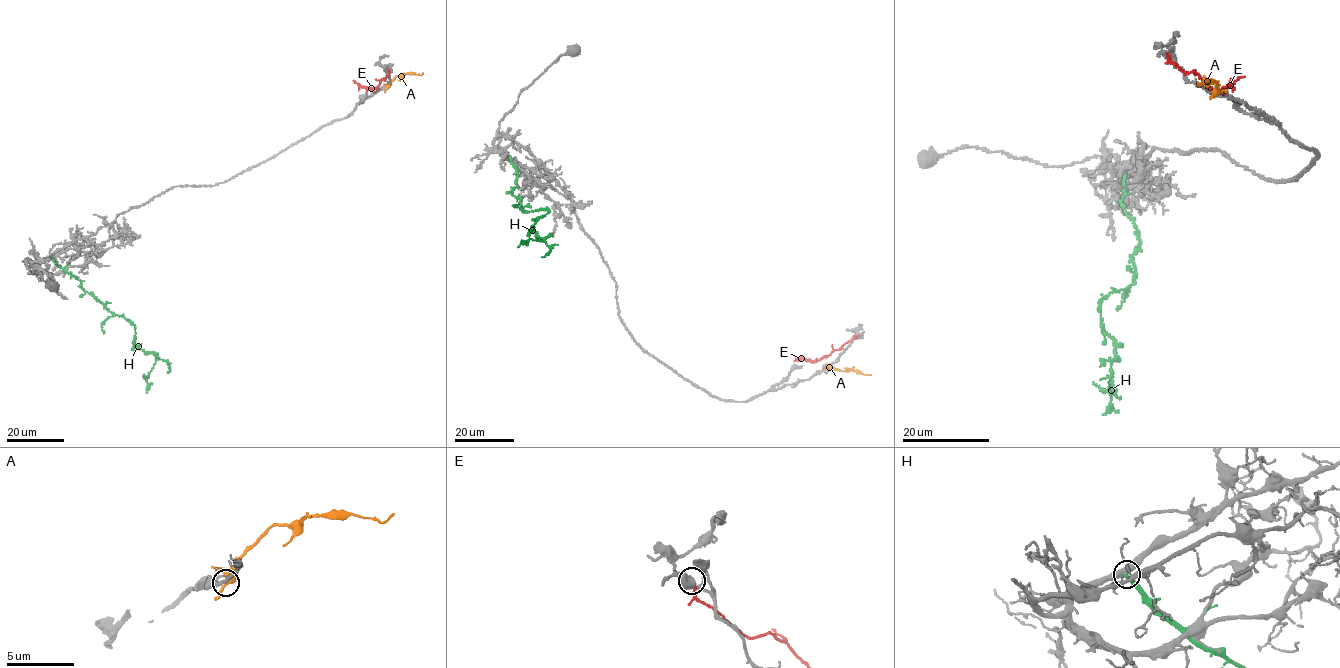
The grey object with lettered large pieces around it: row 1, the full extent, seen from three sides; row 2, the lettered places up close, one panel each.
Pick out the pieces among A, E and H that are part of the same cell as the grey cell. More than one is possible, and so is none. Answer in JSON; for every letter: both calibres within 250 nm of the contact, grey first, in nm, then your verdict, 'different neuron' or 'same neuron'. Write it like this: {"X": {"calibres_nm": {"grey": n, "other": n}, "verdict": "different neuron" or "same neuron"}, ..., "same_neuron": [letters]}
{"A": {"calibres_nm": {"grey": 200, "other": 360}, "verdict": "different neuron"}, "E": {"calibres_nm": {"grey": 380, "other": 220}, "verdict": "different neuron"}, "H": {"calibres_nm": {"grey": 480, "other": 320}, "verdict": "different neuron"}, "same_neuron": []}

